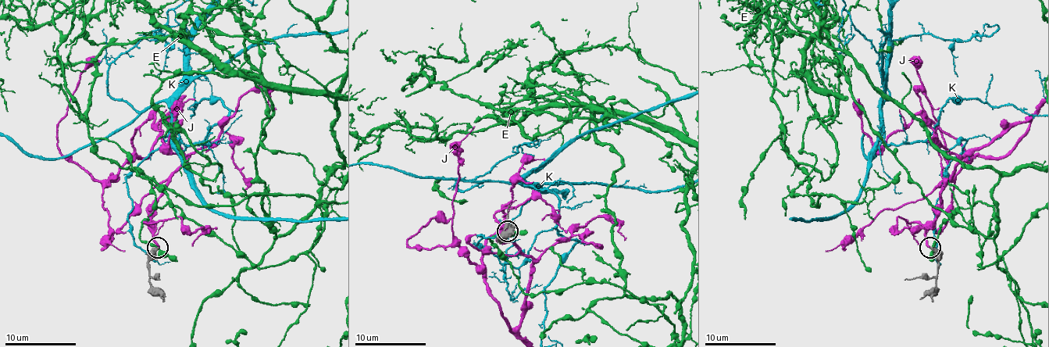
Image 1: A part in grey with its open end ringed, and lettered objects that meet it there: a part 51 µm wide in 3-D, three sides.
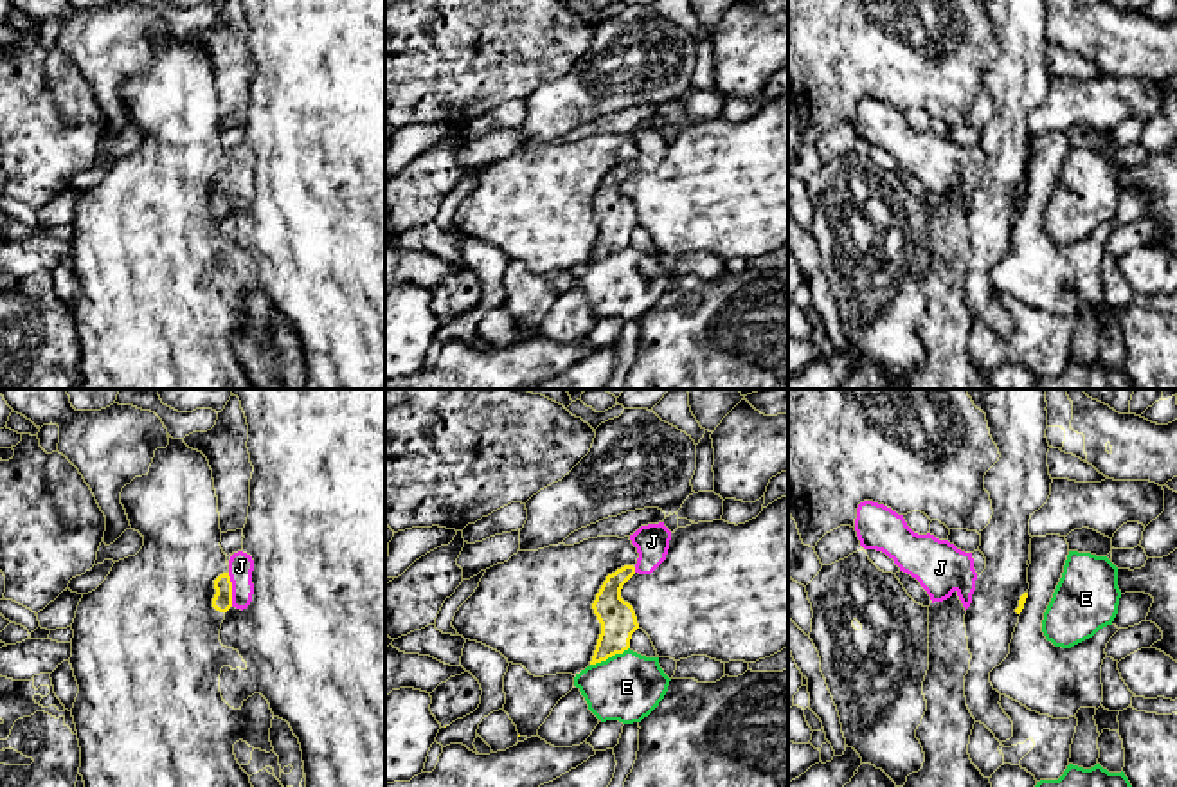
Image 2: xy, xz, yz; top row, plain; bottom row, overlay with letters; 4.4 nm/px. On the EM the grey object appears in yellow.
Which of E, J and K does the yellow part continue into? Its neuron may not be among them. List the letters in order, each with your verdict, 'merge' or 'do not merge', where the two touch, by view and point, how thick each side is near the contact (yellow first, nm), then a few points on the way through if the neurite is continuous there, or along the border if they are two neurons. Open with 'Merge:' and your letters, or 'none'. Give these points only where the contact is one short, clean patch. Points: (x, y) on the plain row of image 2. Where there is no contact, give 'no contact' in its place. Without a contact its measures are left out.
Merge: J
E: do not merge; meets yellow in xz at (609, 253); 160 nm thick on the yellow side, 300 nm on the other; border along xz (628, 244), (591, 262)
J: merge; meets yellow in xy at (231, 186); 90 nm thick on the yellow side, 110 nm on the other; runs through xy (222, 197), (231, 186), (238, 179), (240, 162)
K: do not merge; no contact

